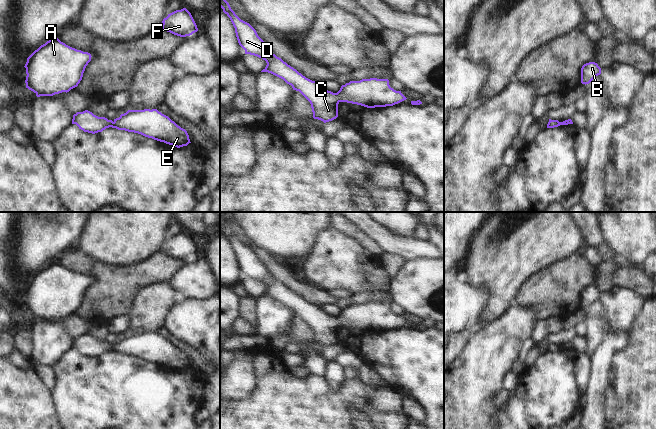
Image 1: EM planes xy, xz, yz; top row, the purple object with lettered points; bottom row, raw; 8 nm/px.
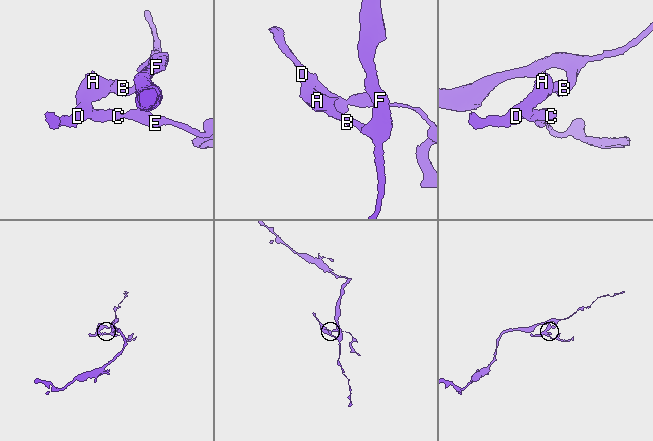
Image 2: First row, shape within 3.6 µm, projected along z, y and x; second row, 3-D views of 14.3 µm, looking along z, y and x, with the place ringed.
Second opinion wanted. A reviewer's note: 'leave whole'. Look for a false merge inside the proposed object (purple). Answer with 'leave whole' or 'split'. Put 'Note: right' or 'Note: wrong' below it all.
leave whole
Note: right

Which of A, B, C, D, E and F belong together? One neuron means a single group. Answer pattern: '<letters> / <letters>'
A B C D E F

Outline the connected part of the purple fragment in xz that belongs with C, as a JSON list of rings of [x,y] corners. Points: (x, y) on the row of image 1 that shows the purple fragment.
[[[220,0],[220,7],[230,18],[238,43],[245,50],[245,54],[265,60],[267,65],[261,72],[271,73],[291,85],[293,90],[299,91],[310,102],[314,119],[324,123],[336,119],[340,102],[375,108],[393,106],[407,99],[401,91],[390,87],[388,79],[370,78],[350,81],[342,85],[337,93],[328,91],[273,54],[256,30],[249,23],[241,20],[226,0]]]

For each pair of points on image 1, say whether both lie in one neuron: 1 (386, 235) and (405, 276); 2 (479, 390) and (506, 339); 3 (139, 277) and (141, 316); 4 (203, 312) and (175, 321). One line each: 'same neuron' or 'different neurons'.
1: different neurons
2: same neuron
3: different neurons
4: same neuron

